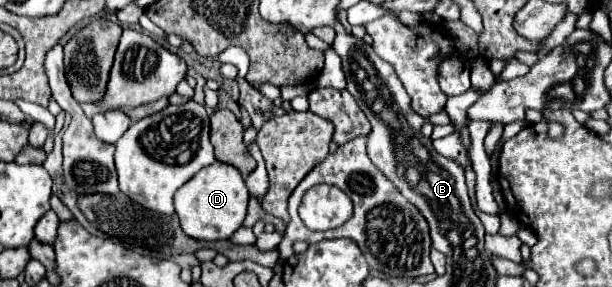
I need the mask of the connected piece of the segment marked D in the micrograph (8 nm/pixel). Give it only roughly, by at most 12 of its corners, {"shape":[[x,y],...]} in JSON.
{"shape":[[221,161],[175,193],[181,229],[229,239],[247,215],[241,173]]}

